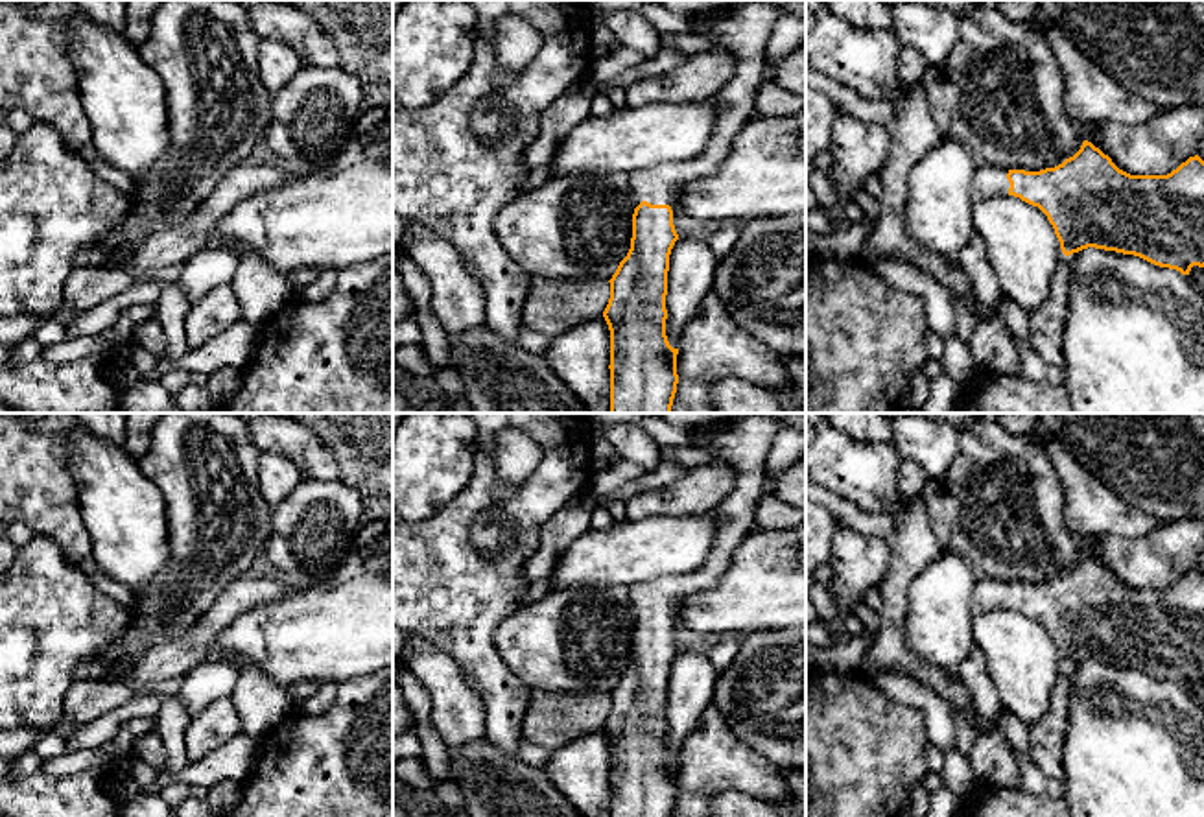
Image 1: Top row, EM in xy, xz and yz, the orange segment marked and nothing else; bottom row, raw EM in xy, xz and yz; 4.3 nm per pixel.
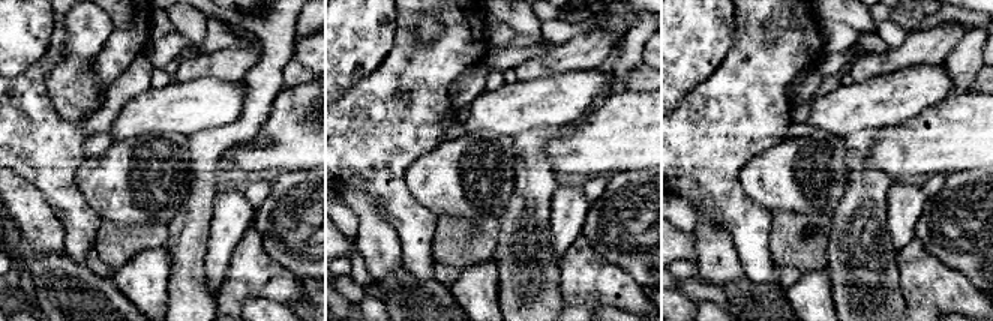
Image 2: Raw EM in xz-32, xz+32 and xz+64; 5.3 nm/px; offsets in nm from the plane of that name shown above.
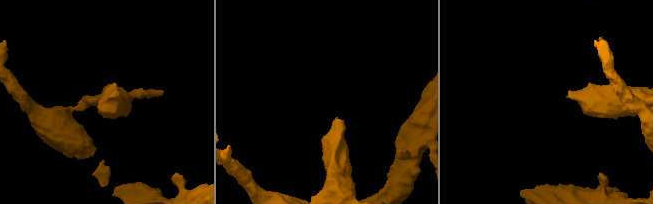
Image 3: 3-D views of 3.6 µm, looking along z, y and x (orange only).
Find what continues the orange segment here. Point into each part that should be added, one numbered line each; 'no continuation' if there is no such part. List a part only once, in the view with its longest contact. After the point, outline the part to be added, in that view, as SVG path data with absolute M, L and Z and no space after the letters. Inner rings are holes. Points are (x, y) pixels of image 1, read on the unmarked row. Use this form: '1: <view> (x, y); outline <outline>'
1: xz (745, 445); outline M745 417L717 433L706 446L715 452L715 461L730 465L736 472L734 491L714 509L719 520L714 546L704 564L691 574L629 586L629 601L636 620L642 614L669 618L675 629L675 605L684 596L714 586L726 570L732 553L756 529L756 500L765 483L765 461L778 428L780 424L771 417Z

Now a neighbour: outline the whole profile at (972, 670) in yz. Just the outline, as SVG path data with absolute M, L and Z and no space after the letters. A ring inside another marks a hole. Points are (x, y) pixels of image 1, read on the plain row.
M974 645L970 655L959 664L959 679L970 692L979 723L977 732L990 730L990 723L1001 716L1003 706L996 686L988 677L985 653L977 645Z

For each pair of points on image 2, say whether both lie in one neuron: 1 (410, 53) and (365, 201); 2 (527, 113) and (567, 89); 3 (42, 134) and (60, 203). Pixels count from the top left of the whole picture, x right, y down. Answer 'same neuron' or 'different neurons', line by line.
1: different neurons
2: same neuron
3: same neuron

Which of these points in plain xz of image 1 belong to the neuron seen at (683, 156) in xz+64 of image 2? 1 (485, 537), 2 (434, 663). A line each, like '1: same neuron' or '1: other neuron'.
1: other neuron
2: other neuron

